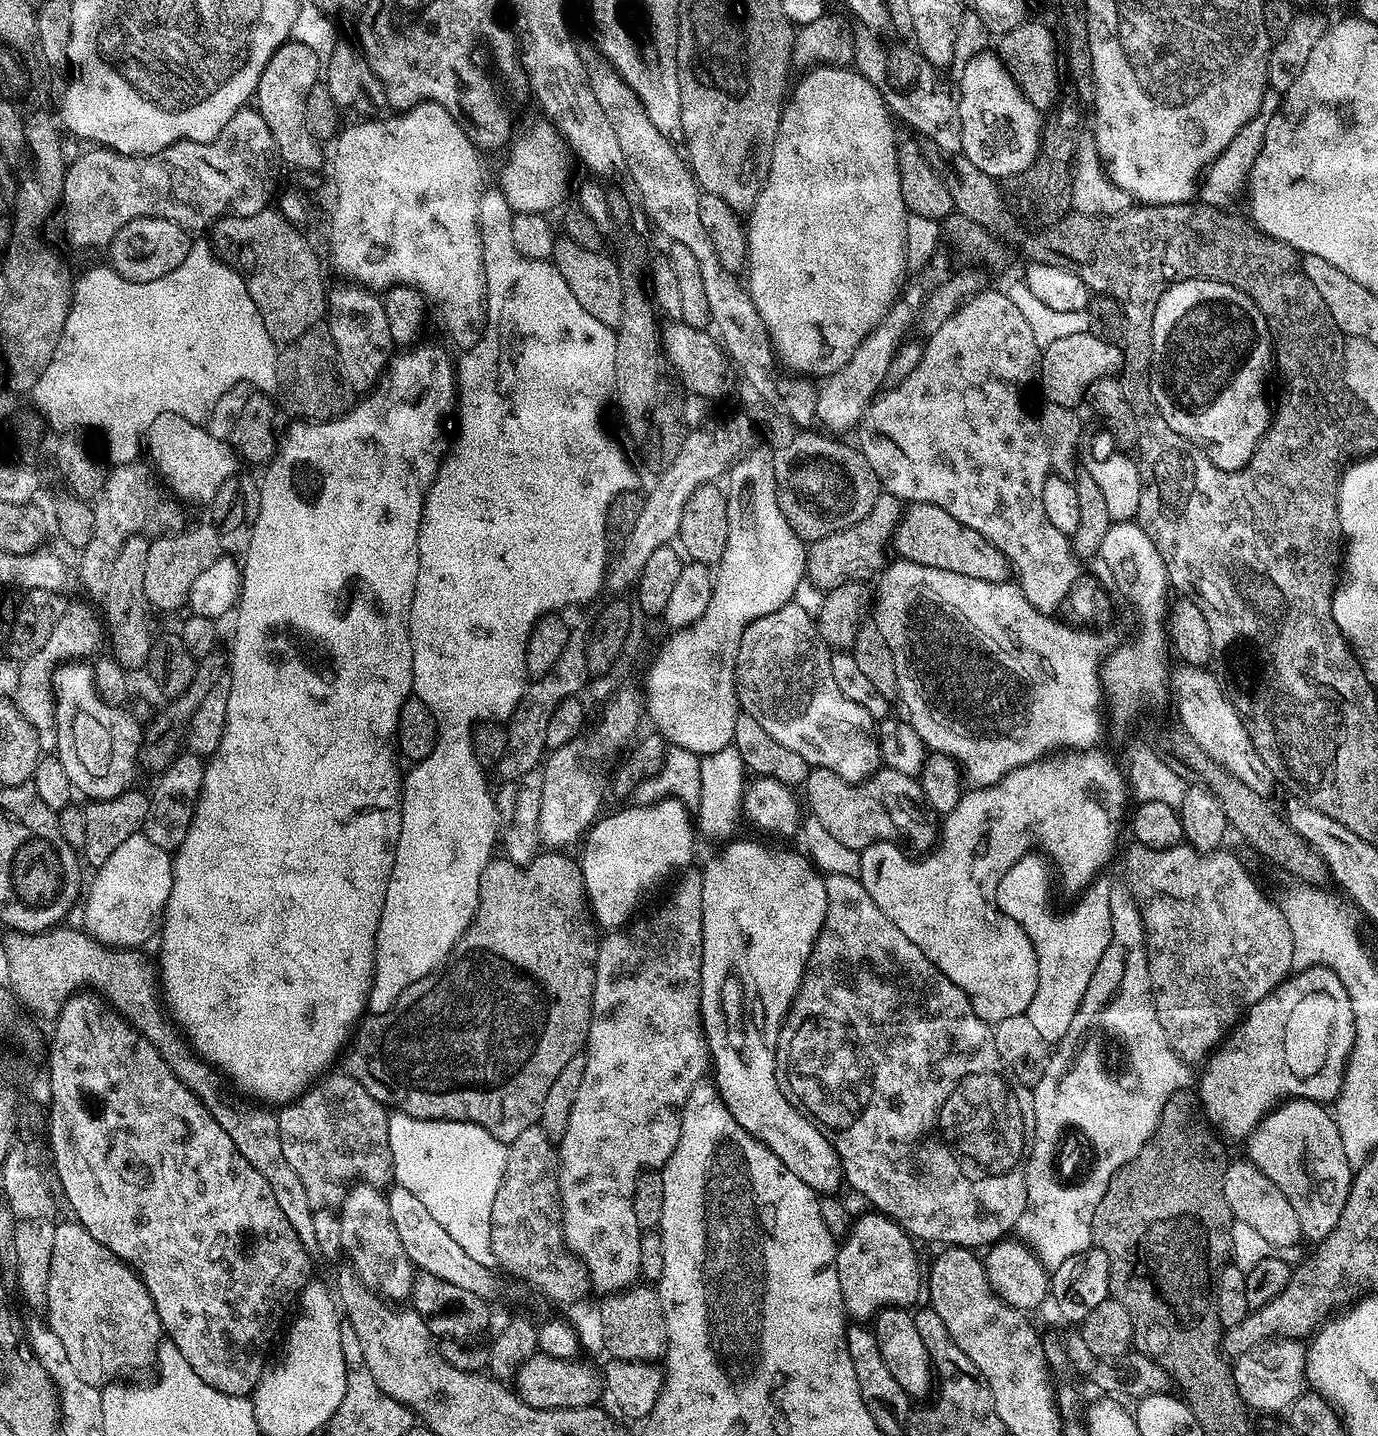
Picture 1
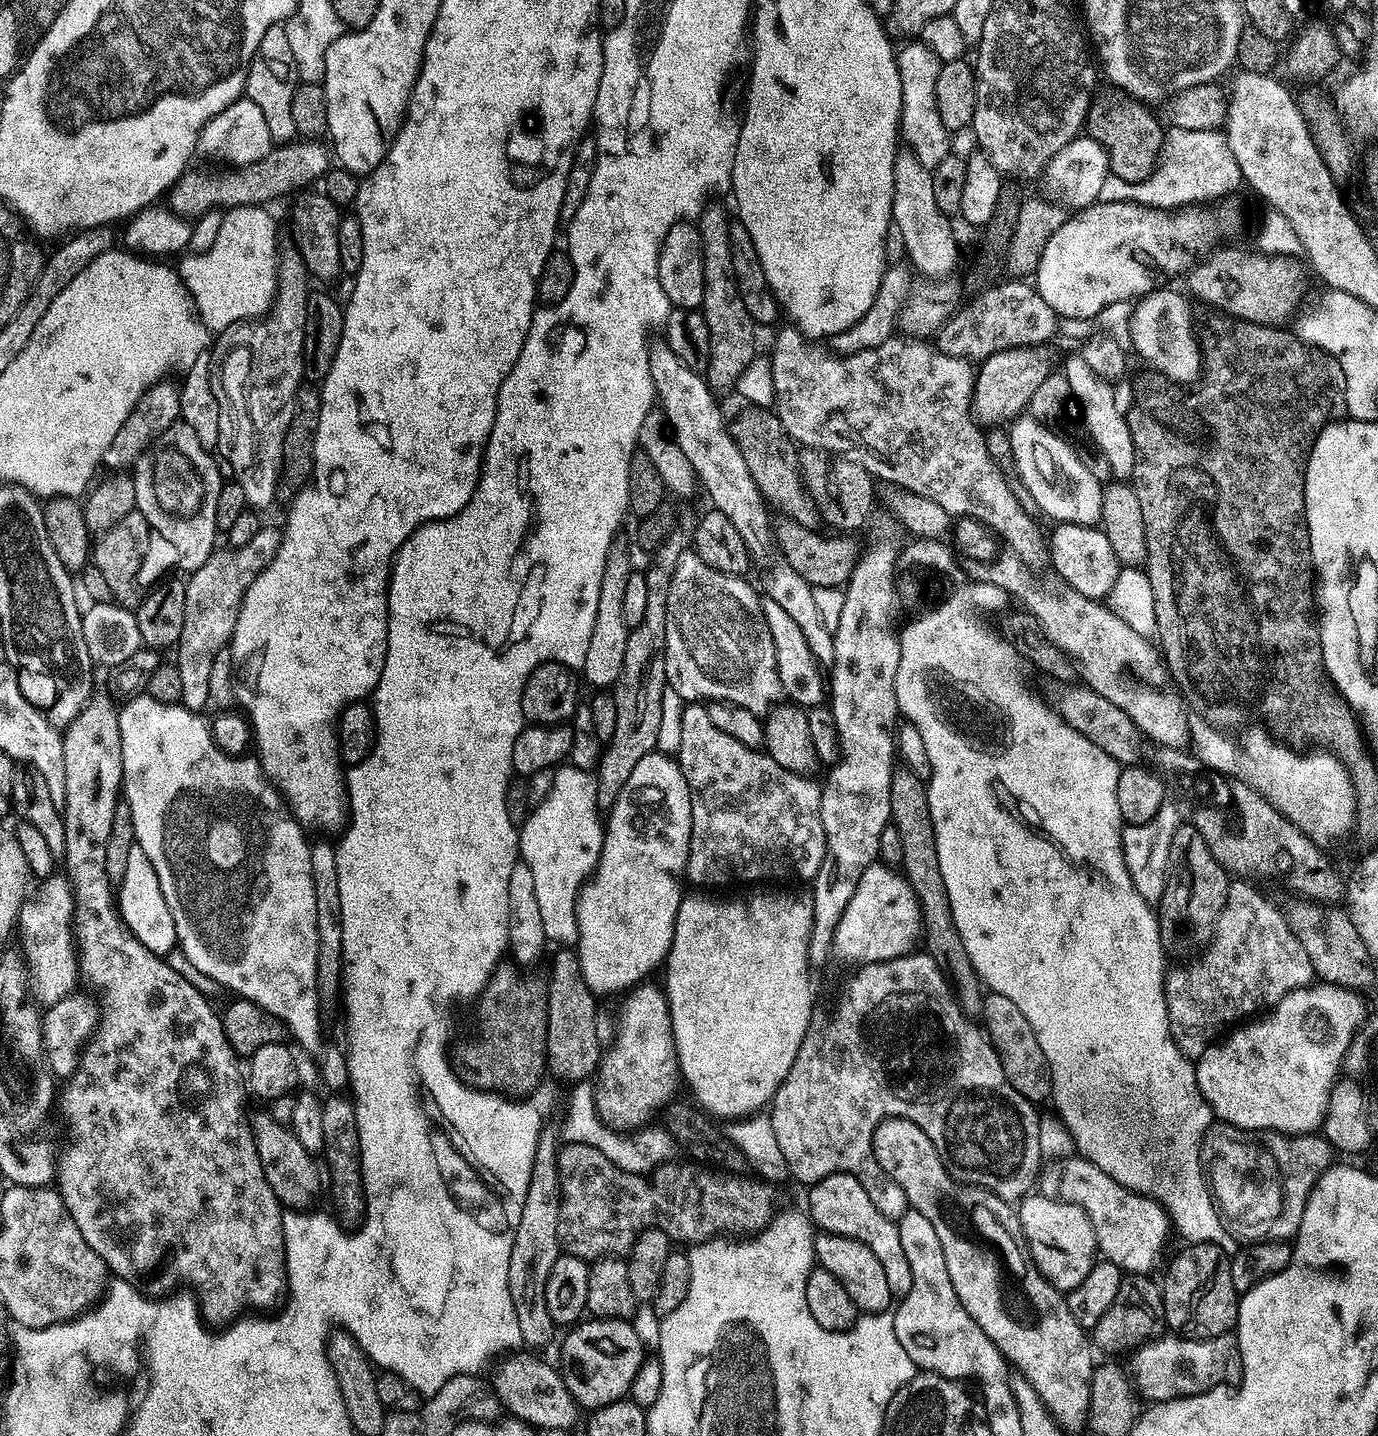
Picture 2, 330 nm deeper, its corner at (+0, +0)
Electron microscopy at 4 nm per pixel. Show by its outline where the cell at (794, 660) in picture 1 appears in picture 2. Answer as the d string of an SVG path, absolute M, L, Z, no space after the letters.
M689 550L682 554L672 575L666 598L666 658L667 687L676 691L685 702L722 700L737 704L763 717L782 700L782 689L776 669L776 651L770 626L764 617L764 605L759 591L747 584L744 576L731 576L706 566Z

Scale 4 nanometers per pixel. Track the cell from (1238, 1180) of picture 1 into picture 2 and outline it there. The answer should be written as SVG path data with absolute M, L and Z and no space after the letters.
M1216 1122L1204 1134L1202 1156L1217 1209L1237 1241L1288 1242L1302 1222L1316 1179L1333 1163L1334 1149L1320 1134L1249 1130Z

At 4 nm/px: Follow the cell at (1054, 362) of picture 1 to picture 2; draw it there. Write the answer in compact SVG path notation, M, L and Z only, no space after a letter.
M1048 346L1011 348L982 361L972 391L972 410L981 425L1000 426L1025 415L1034 390L1038 390L1038 385L1054 371L1050 349Z

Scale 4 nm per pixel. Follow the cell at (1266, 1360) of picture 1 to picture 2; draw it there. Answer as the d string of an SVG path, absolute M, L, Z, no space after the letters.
M1165 1334L1159 1340L1151 1340L1137 1348L1131 1353L1130 1360L1134 1387L1148 1402L1180 1400L1184 1396L1209 1392L1212 1388L1232 1386L1239 1381L1242 1372L1240 1348L1232 1334L1215 1336L1209 1340L1185 1340L1182 1336Z

